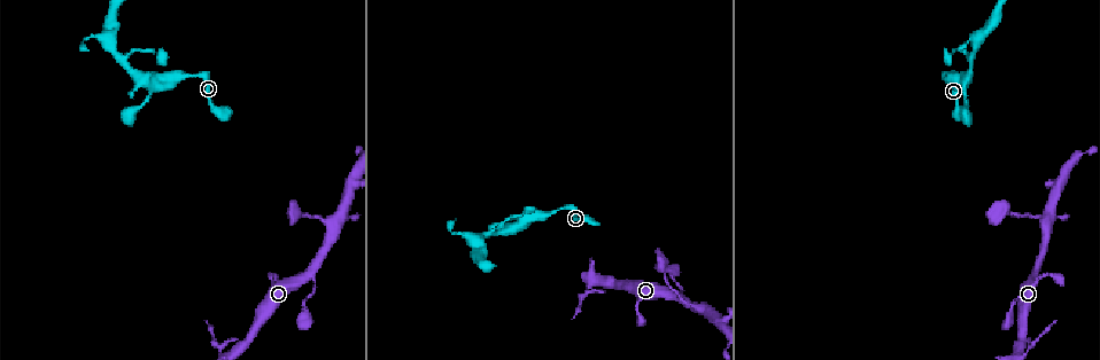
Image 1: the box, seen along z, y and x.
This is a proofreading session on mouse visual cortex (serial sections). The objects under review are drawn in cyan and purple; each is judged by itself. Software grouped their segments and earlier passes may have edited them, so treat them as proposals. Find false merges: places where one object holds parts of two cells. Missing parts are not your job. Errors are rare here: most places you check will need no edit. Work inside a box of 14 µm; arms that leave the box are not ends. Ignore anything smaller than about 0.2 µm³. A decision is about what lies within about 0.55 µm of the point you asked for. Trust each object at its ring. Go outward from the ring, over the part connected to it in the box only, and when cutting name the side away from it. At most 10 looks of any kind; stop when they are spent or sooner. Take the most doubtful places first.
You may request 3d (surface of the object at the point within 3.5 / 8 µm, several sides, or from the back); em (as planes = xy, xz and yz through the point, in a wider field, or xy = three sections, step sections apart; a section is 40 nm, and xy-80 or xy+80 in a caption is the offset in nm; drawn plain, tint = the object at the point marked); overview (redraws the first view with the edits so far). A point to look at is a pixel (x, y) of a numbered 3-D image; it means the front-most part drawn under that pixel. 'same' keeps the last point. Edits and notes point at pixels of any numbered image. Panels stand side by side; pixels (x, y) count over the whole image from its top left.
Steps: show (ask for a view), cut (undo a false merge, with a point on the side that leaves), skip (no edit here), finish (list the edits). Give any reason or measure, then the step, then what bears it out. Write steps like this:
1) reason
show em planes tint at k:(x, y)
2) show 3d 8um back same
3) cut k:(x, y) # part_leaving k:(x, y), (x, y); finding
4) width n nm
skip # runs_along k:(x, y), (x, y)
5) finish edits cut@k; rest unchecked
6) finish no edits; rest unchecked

thick turns thin
show 3d 3.5um at 1:(174, 75)

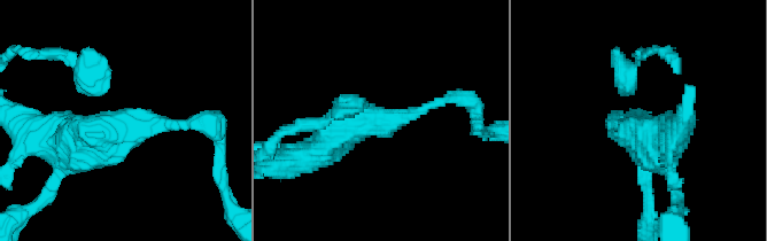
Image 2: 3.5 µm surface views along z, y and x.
show em xy step 3 tint at 2:(124, 126)

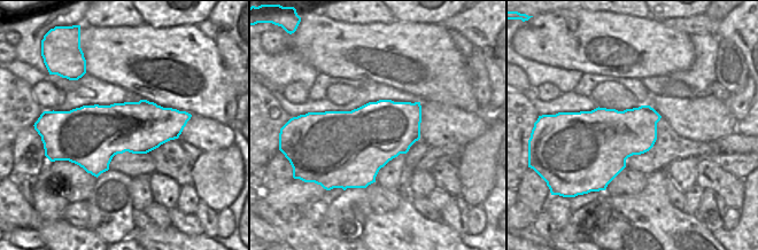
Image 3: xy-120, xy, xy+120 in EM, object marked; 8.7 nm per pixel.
show em xy step 5 tint same

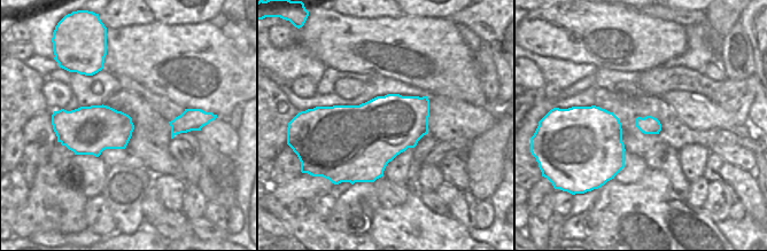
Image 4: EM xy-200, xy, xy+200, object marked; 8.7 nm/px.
skip # runs_along 2:(457, 99), (358, 119), (316, 152); all the same cell

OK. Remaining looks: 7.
thick turns thin
show 3d 3.5um back at 1:(973, 52)

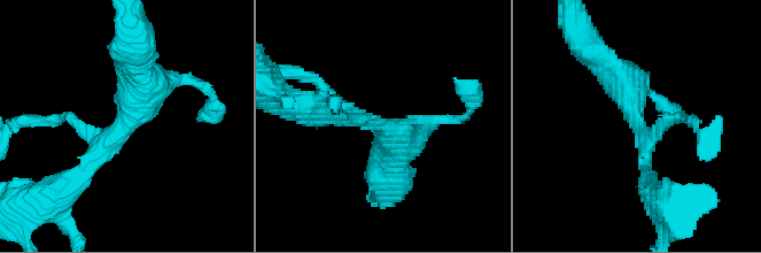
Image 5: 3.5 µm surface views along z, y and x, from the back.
show em xy step 5 tint at 5:(125, 124)

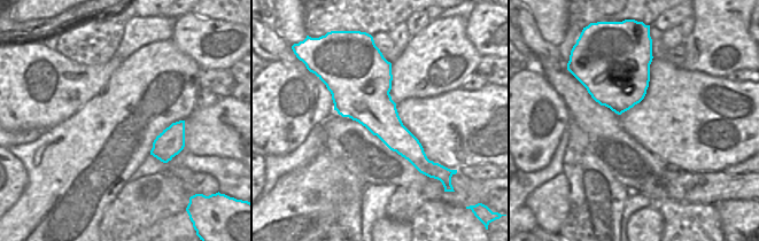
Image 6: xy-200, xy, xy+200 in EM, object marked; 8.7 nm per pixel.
skip # runs_along 5:(70, 182), (137, 110), (144, 68); one cell here

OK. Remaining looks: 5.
thick turns thin
show 3d 3.5um at 1:(299, 281)

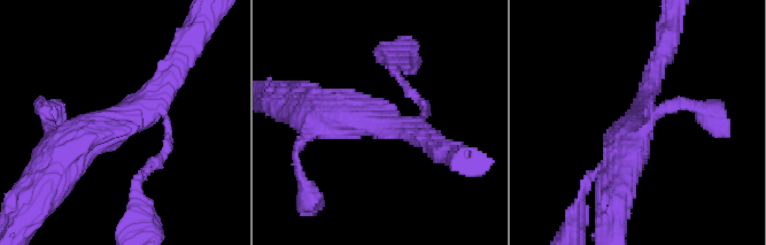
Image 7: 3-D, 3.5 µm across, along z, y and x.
show em xy step 2 tint at 7:(386, 125)

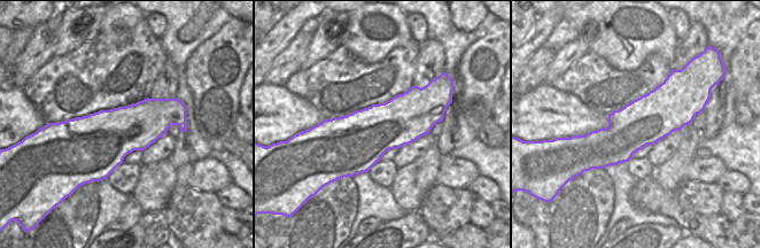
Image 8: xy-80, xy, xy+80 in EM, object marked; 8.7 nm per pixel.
show em xy step 3 tint same

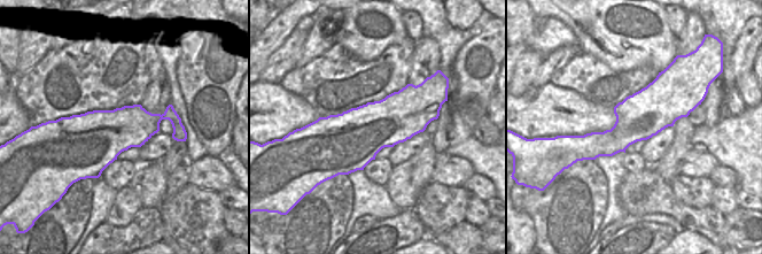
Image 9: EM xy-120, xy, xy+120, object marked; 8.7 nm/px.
skip # one cell here

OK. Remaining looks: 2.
show 3d 8um at 1:(701, 308)

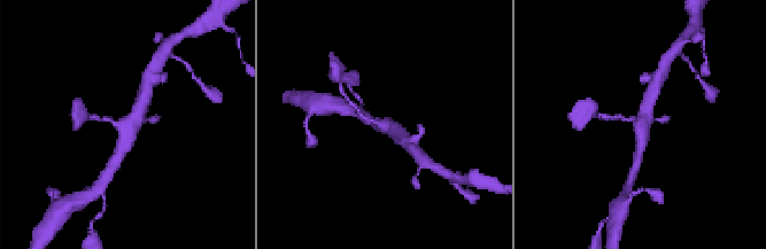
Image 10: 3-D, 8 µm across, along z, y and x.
show em planes tint at 10:(131, 129)

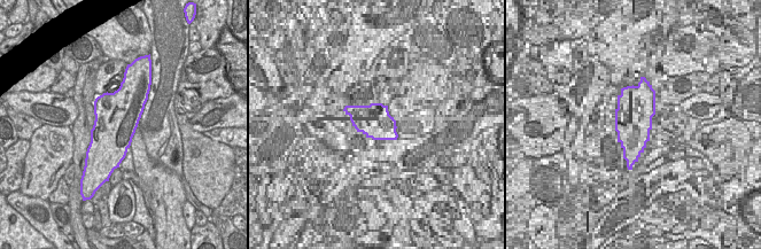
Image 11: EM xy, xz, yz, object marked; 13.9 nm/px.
skip # runs_along 10:(117, 158), (129, 141), (144, 98); continuous, no second cell

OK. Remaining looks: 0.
finish no edits; rest unchecked

